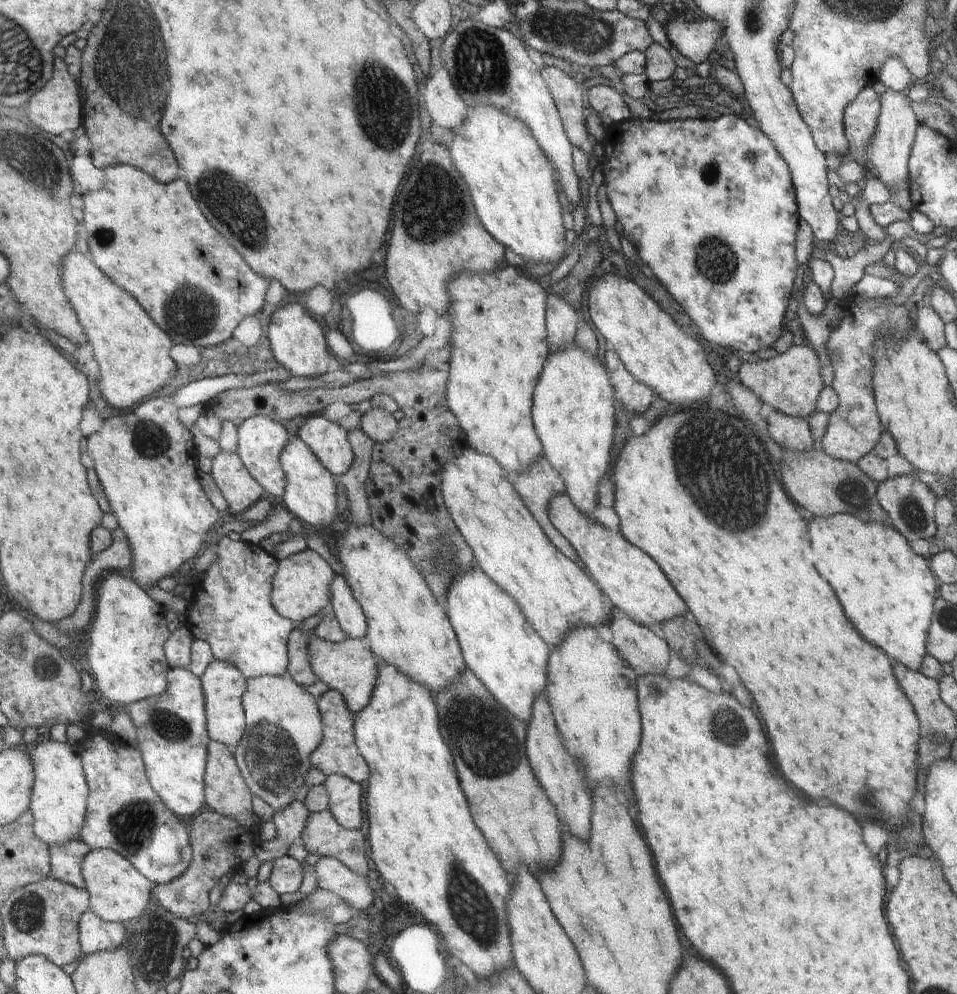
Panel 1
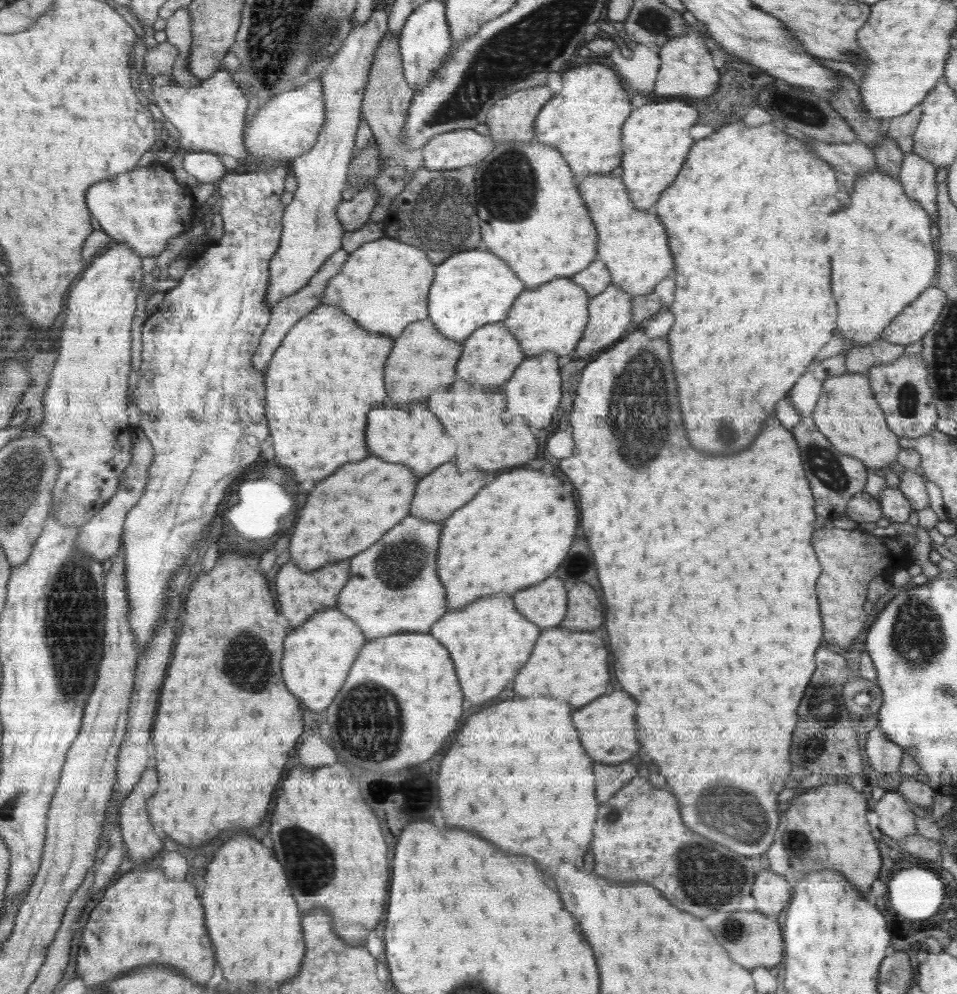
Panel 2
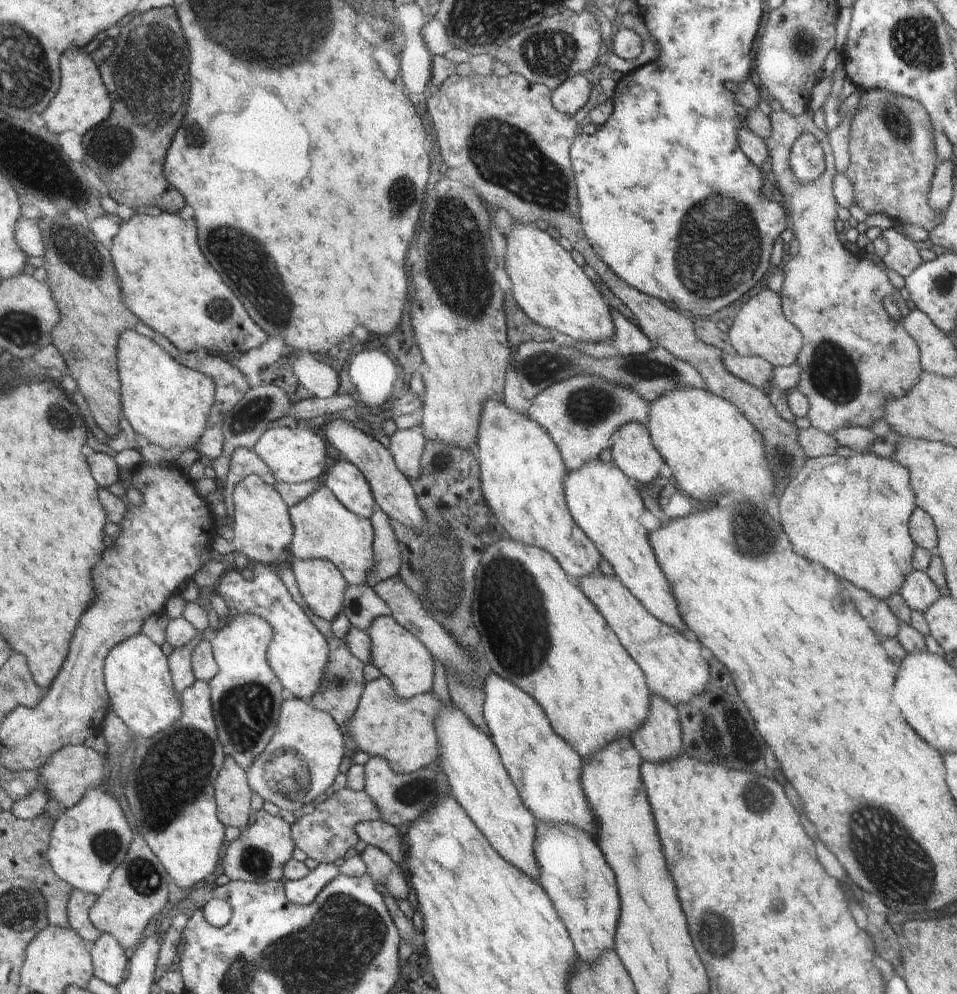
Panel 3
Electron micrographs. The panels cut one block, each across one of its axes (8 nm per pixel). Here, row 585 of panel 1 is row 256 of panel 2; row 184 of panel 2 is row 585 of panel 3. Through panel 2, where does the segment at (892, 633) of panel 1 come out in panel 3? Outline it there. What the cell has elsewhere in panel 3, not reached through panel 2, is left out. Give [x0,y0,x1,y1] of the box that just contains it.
[779,453,917,601]

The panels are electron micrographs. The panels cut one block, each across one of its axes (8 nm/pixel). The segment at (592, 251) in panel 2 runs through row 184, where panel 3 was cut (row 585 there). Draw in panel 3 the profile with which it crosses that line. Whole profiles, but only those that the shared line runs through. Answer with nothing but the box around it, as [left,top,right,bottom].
[472,537,652,760]

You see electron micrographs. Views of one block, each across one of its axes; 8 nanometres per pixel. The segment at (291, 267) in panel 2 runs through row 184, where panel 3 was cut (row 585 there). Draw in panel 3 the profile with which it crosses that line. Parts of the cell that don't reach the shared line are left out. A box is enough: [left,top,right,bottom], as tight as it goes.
[290,559,348,620]

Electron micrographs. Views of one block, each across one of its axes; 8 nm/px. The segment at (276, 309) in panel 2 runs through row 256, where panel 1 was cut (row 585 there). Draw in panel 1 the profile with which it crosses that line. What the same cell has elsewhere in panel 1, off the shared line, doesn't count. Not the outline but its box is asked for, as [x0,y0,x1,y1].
[330,574,369,639]

